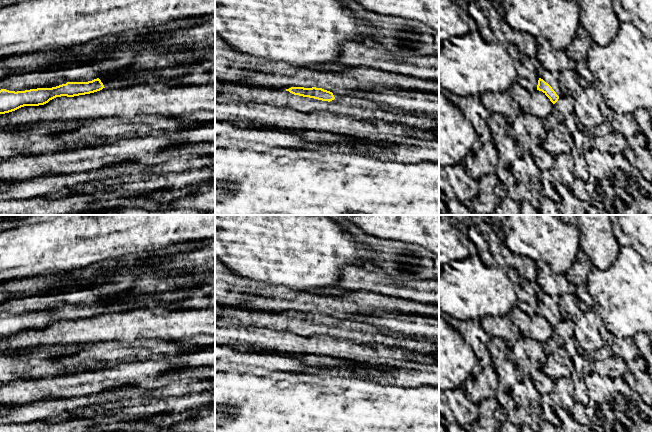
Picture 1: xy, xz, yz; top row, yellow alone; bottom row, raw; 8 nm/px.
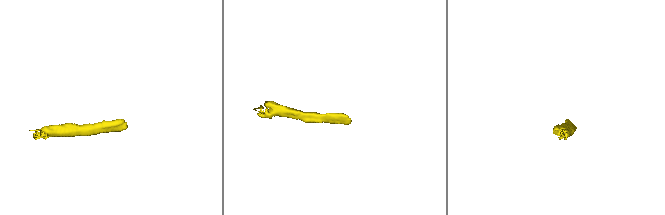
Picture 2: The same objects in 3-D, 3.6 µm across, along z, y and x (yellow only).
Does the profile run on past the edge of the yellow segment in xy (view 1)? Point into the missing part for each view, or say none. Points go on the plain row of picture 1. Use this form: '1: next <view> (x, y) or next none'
1: next none

